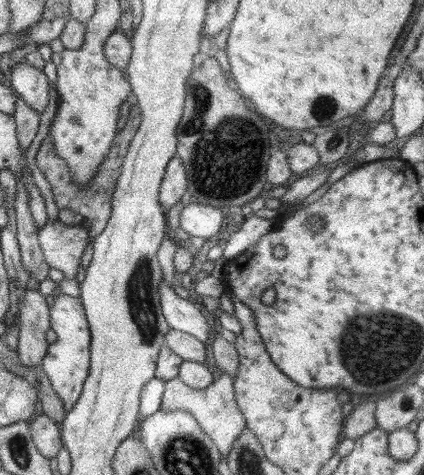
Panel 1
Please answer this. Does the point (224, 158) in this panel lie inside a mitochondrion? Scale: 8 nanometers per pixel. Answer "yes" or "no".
yes

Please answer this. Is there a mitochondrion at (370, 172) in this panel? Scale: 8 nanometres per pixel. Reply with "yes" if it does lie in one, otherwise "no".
no

